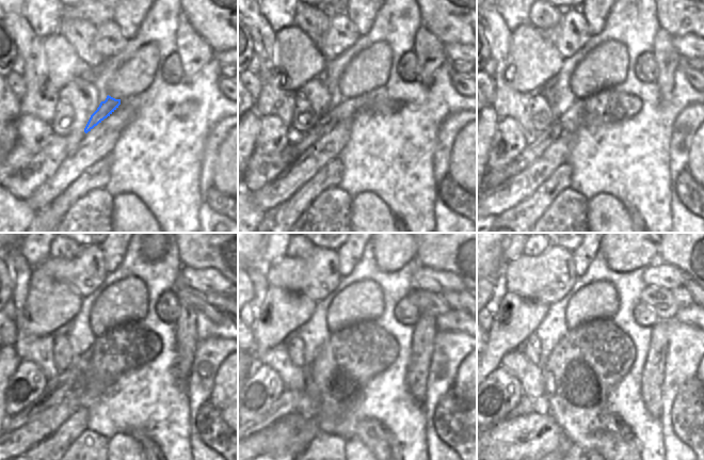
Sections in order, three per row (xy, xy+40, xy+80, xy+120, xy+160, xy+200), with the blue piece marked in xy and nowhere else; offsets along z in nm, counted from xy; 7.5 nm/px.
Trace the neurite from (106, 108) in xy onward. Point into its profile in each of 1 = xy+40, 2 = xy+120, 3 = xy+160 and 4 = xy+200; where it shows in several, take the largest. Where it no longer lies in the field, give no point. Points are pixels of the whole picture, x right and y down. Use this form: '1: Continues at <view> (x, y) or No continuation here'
1: Continues at xy+40 (301, 143)
2: Continues at xy+120 (57, 387)
3: Continues at xy+160 (290, 401)
4: Continues at xy+200 (526, 405)

